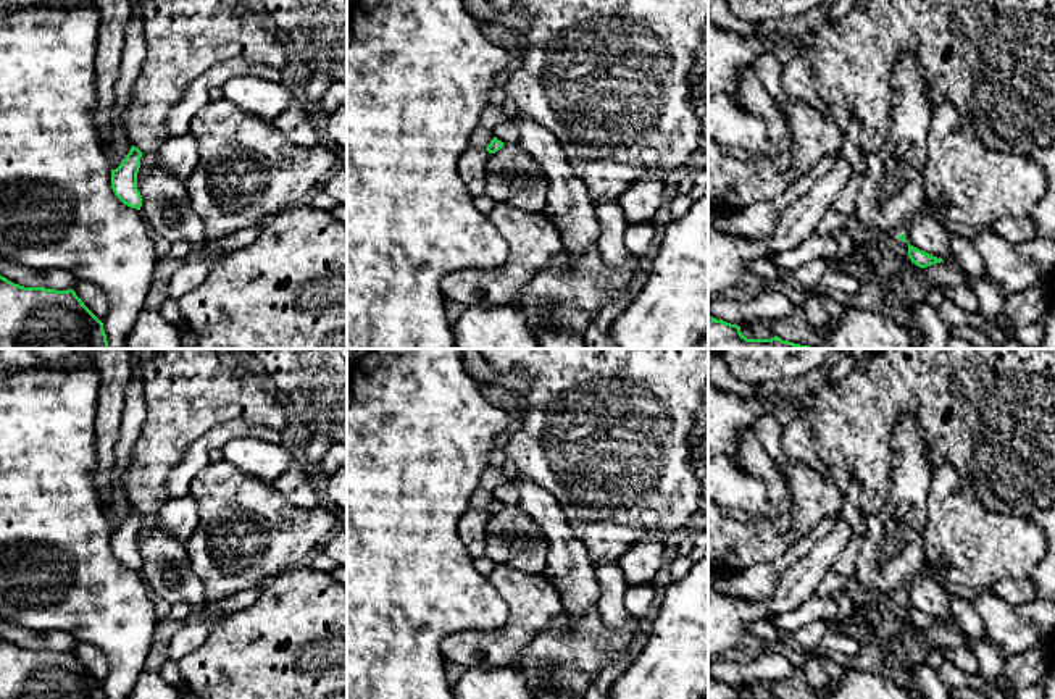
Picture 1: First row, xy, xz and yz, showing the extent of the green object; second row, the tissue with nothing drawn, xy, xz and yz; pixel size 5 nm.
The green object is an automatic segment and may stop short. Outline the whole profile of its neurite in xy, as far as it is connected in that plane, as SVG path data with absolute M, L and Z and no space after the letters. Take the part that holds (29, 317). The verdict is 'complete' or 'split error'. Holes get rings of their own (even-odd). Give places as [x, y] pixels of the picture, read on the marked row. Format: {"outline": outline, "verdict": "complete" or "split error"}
{"outline": "M0 276L0 349L108 349L103 323L73 289L24 287Z", "verdict": "complete"}

